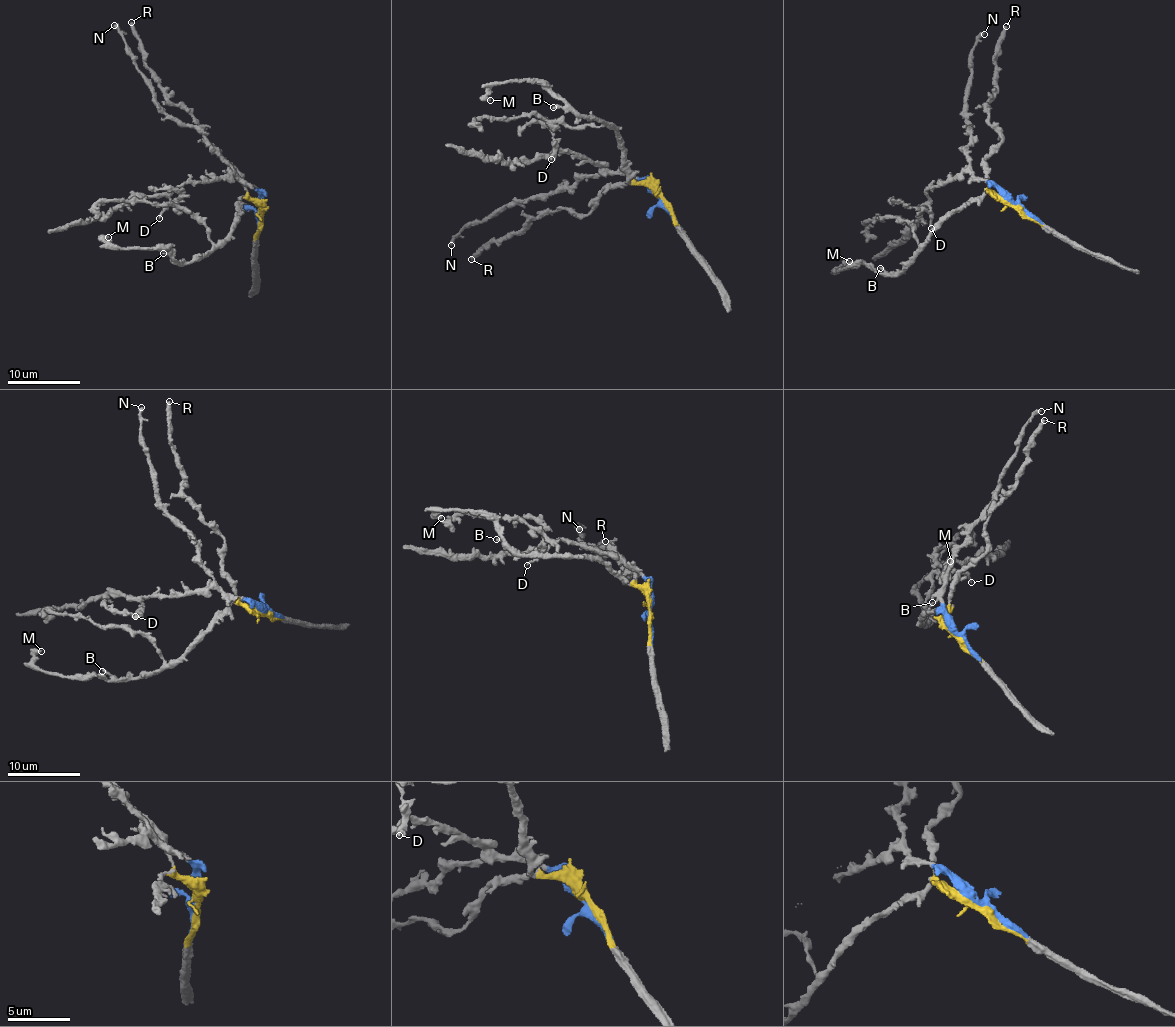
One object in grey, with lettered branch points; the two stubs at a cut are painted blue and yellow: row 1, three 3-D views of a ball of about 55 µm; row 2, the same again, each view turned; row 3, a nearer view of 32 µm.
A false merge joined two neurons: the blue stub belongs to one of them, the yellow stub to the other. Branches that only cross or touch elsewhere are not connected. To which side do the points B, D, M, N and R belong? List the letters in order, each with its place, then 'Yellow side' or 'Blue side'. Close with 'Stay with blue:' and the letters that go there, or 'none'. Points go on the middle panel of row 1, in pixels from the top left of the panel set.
B: Place: (553, 107). Yellow side
D: Place: (551, 159). Blue side
M: Place: (490, 100). Yellow side
N: Place: (451, 245). Blue side
R: Place: (471, 259). Yellow side
Stay with blue: D, N

